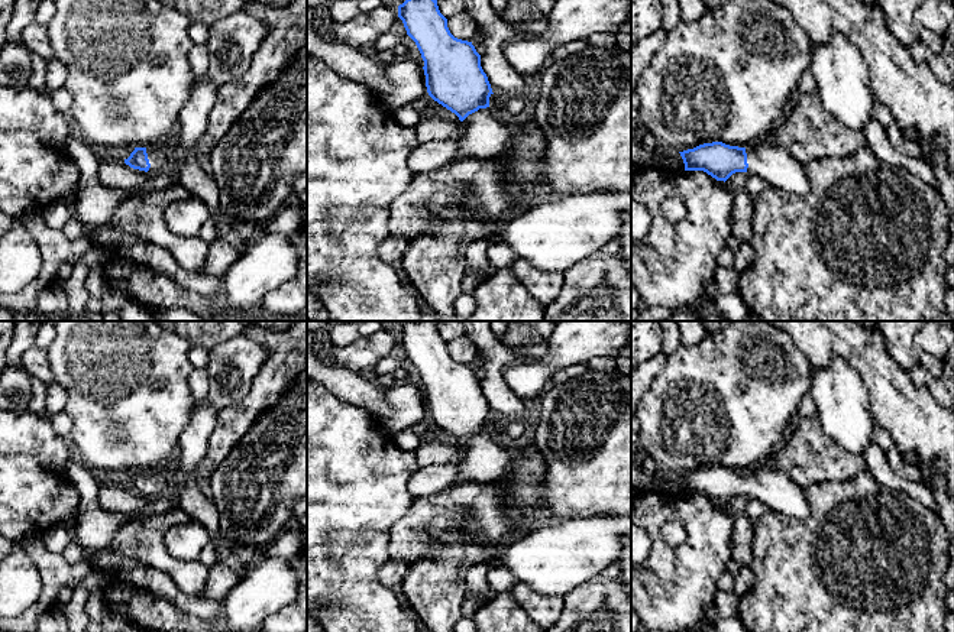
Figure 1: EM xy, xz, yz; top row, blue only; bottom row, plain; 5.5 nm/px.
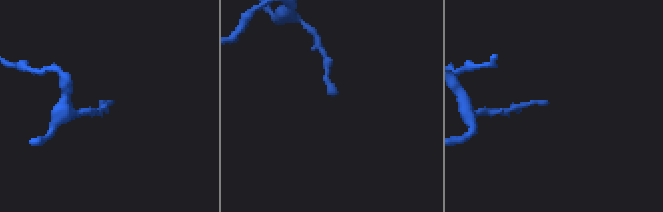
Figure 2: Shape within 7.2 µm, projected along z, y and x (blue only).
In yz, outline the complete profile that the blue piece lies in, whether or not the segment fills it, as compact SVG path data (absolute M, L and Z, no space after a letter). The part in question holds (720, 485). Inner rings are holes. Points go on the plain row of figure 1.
M712 466L679 477L685 495L704 495L717 505L725 506L735 496L748 496L795 519L805 519L809 513L805 487L780 467L738 471Z

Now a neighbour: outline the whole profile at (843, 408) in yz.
M843 359L814 372L809 390L822 430L847 453L864 456L874 443L874 419L860 375Z

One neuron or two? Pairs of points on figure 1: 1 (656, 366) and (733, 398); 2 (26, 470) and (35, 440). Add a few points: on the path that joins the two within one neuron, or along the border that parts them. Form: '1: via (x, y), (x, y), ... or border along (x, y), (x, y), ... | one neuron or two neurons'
1: border along (669, 356), (665, 366), (646, 389) | two neurons
2: border along (15, 453), (29, 453), (42, 466), (57, 473) | two neurons

